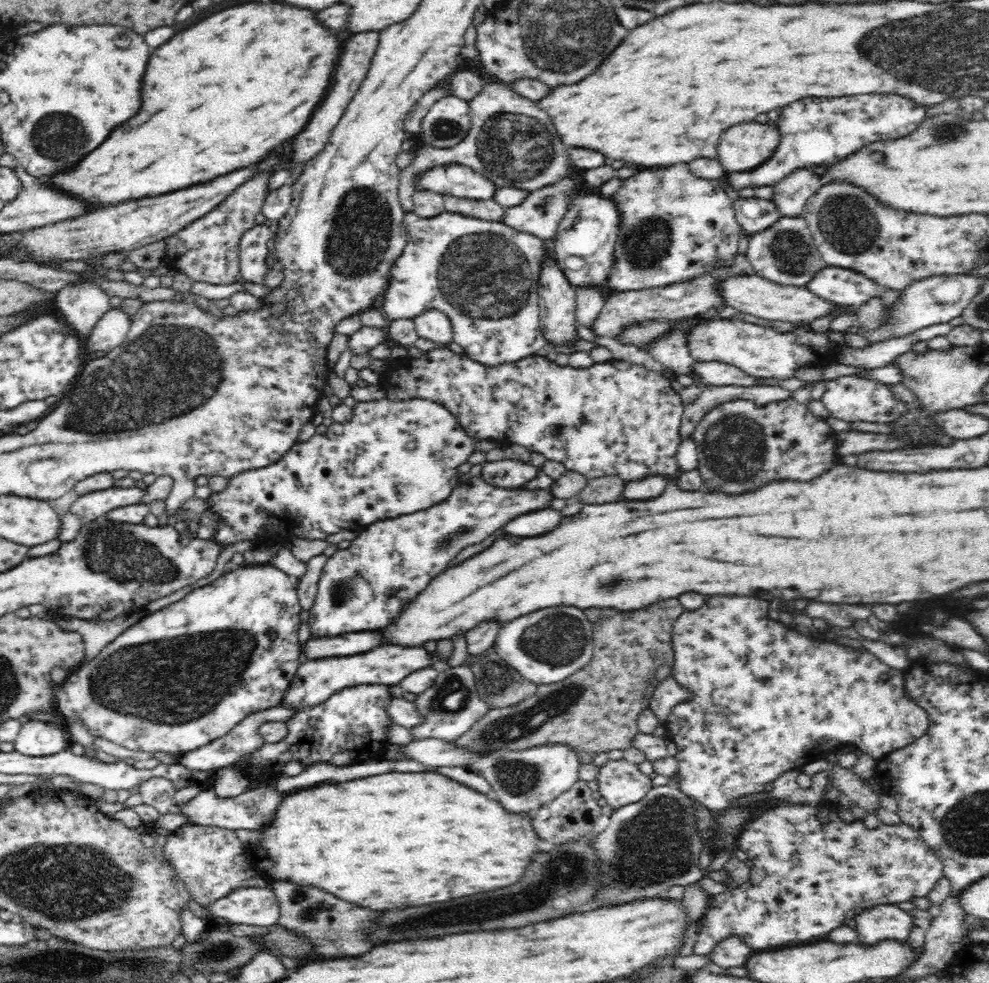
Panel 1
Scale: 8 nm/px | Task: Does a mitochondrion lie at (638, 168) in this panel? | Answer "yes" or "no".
no

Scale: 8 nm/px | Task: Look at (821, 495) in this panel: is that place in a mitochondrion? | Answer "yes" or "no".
no

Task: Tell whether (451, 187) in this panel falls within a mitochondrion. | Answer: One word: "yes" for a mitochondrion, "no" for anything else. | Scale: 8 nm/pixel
no

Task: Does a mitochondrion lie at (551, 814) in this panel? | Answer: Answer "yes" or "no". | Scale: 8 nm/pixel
no

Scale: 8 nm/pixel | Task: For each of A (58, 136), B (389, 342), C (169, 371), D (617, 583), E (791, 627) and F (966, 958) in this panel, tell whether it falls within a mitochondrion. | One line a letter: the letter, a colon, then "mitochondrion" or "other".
A: mitochondrion
B: other
C: mitochondrion
D: mitochondrion
E: other
F: other

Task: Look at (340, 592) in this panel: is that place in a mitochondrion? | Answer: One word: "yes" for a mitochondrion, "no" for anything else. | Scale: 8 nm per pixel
yes

